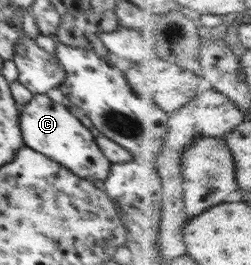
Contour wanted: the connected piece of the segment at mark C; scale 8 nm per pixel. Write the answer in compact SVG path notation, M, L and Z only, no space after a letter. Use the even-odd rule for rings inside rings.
M33 94L33 98L24 105L20 113L20 129L24 143L43 153L46 157L67 167L78 177L94 182L97 179L105 180L108 177L111 161L98 147L95 137L79 119L77 119L62 103L54 102L46 94Z

